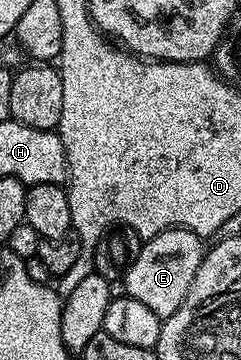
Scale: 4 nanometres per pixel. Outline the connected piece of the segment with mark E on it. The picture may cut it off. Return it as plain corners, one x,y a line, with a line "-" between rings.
167,229
158,235
147,238
141,245
144,246
141,249
139,246
135,250
132,262
123,270
123,292
127,296
138,299
138,303
143,303
145,307
150,307
150,311
154,311
154,315
158,315
161,319
174,315
174,311
178,311
178,307
182,307
182,299
186,299
186,295
194,283
194,275
198,275
198,267
206,252
205,242
197,233
191,233
188,229

